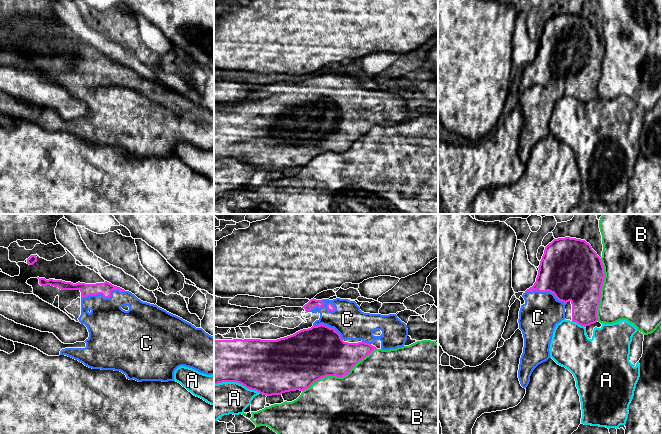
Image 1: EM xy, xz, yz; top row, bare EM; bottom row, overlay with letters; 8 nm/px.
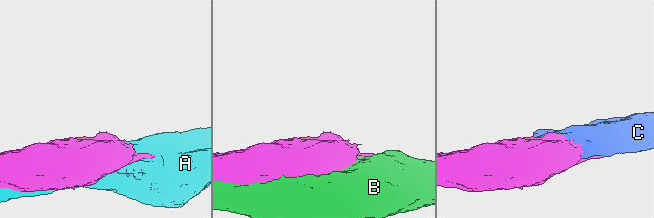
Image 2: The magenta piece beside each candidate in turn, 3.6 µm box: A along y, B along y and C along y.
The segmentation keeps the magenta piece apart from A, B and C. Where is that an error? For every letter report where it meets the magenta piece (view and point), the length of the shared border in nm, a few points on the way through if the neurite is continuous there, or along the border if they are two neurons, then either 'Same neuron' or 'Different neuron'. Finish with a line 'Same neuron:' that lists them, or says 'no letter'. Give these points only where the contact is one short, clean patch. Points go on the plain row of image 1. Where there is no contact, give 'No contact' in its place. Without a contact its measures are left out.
A: Touches magenta at xz (237, 158). Shared border 380 nm. Different neuron
B: Touches magenta at xz (339, 152). Shared border 700 nm. Different neuron
C: Touches magenta at xy (103, 72). Shared border 360 nm. Same neuron
Same neuron: C

